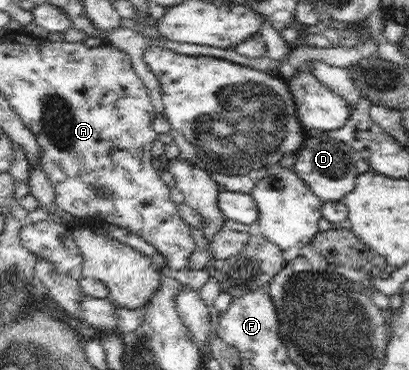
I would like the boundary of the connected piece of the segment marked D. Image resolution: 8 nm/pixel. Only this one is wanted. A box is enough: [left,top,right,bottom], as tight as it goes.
[294,132,357,203]

